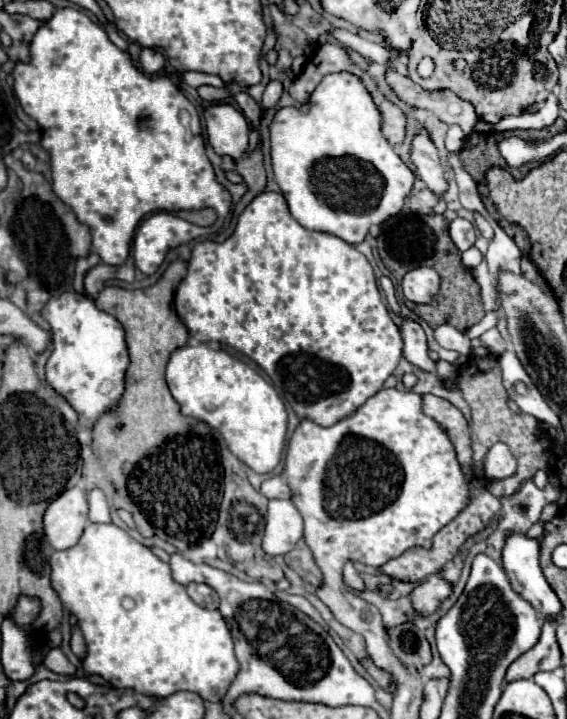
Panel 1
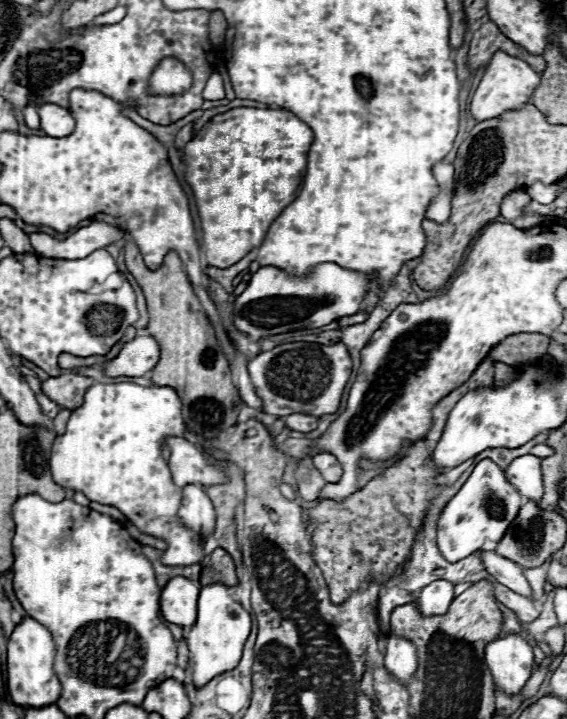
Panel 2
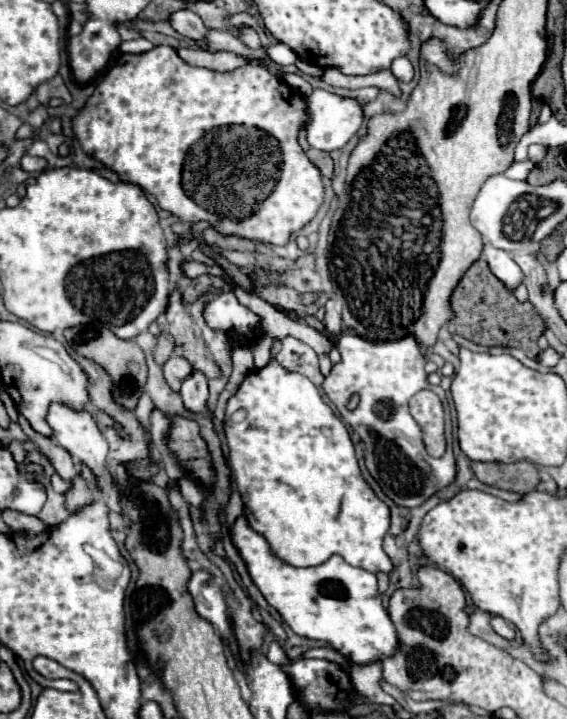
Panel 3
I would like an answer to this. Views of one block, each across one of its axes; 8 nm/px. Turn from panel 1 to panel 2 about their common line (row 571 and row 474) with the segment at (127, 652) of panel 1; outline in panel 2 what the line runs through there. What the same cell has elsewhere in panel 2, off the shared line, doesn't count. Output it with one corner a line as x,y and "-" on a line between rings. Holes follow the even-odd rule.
128,382
94,384
84,394
84,404
72,412
64,436
56,436
50,456
50,472
56,484
74,492
82,492
88,500
114,506
142,532
164,538
168,542
168,548
162,556
166,566
190,566
204,560
204,552
196,534
180,526
176,520
182,490
174,486
168,464
160,456
160,444
166,436
182,436
186,432
180,406
180,398
168,386
144,388

